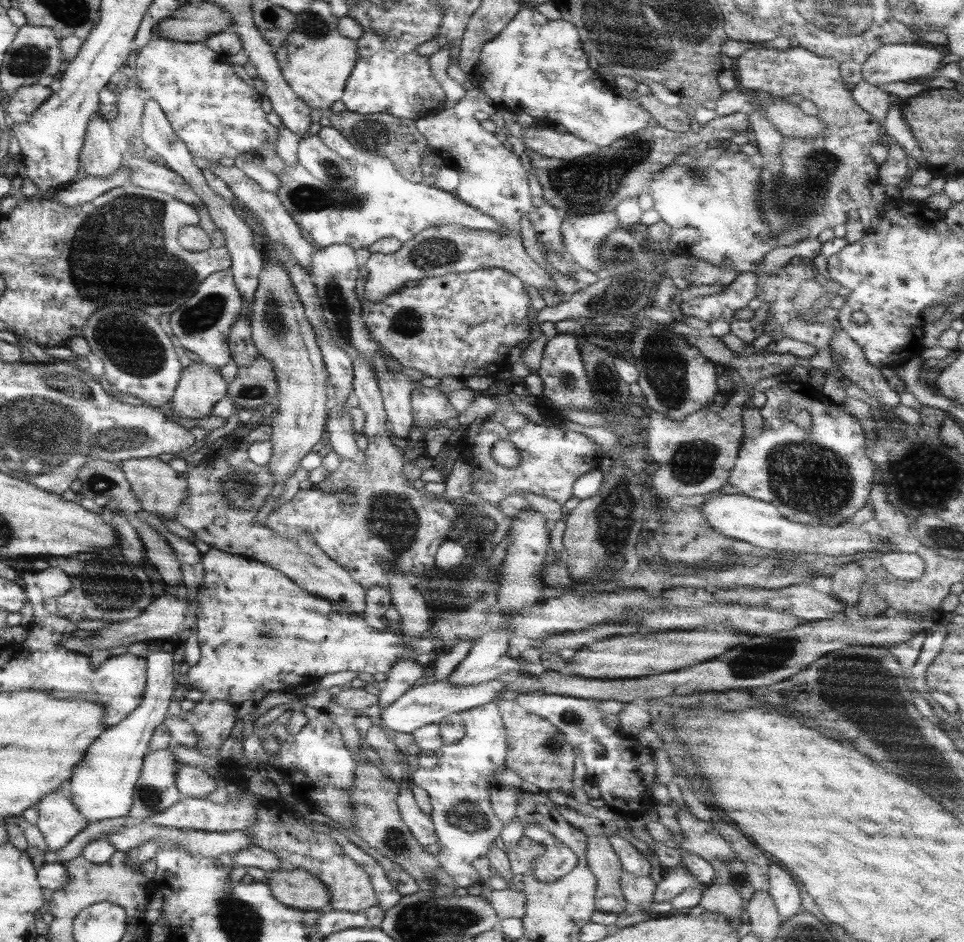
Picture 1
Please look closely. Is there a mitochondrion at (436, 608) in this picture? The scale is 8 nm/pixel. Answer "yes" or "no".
no

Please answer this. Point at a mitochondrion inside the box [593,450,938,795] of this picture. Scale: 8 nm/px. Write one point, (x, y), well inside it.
(740, 664)

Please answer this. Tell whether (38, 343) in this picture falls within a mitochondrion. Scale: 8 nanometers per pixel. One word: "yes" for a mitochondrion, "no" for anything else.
no

